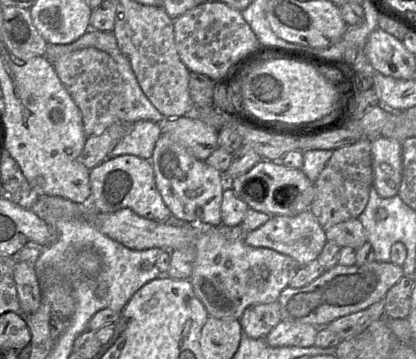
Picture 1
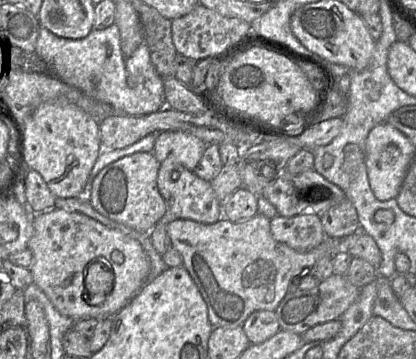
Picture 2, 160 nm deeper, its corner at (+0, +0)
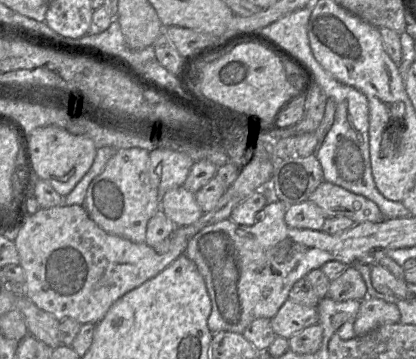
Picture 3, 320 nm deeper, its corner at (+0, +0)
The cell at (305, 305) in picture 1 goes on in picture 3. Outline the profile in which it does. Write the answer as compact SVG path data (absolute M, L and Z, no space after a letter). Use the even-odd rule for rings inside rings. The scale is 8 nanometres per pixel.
M288 298L270 322L276 336L289 339L304 328L318 323L318 311L316 307L304 306Z

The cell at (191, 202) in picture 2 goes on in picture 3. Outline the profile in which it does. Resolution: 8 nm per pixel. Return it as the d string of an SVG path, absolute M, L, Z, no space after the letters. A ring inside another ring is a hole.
M183 186L168 190L162 198L160 209L176 227L191 225L204 214L196 201L195 193Z

